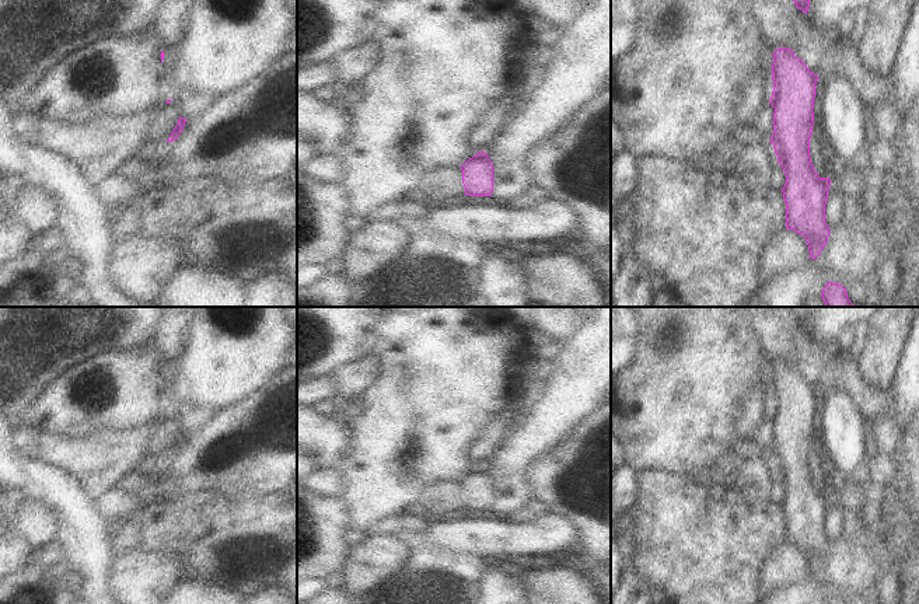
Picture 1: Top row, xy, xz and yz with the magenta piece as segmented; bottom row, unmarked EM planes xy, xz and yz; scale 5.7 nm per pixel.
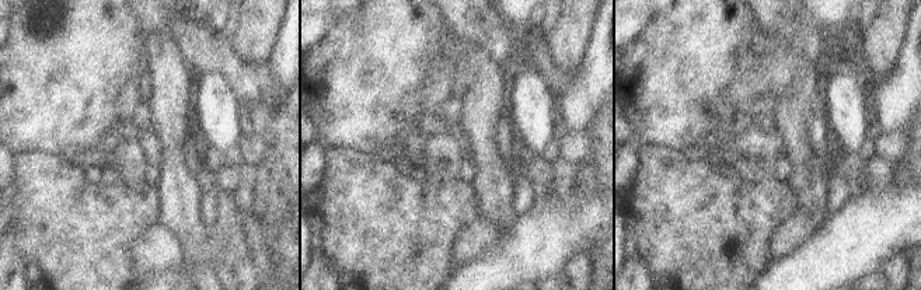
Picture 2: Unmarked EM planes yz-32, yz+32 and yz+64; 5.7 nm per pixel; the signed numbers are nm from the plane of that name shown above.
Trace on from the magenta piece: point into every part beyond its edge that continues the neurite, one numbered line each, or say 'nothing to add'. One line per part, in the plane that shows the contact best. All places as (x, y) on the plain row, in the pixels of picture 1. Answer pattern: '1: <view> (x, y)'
nothing to add

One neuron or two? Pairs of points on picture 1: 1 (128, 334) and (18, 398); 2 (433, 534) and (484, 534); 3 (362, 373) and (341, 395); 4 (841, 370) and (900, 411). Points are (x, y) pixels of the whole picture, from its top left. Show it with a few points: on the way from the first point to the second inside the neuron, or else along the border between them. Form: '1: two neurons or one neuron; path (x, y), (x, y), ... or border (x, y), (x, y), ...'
1: one neuron; path (100, 334), (77, 334), (41, 370)
2: one neuron; path (446, 534), (471, 534)
3: one neuron; path (356, 379), (346, 390)
4: two neurons; border (890, 388), (891, 407), (874, 421)

